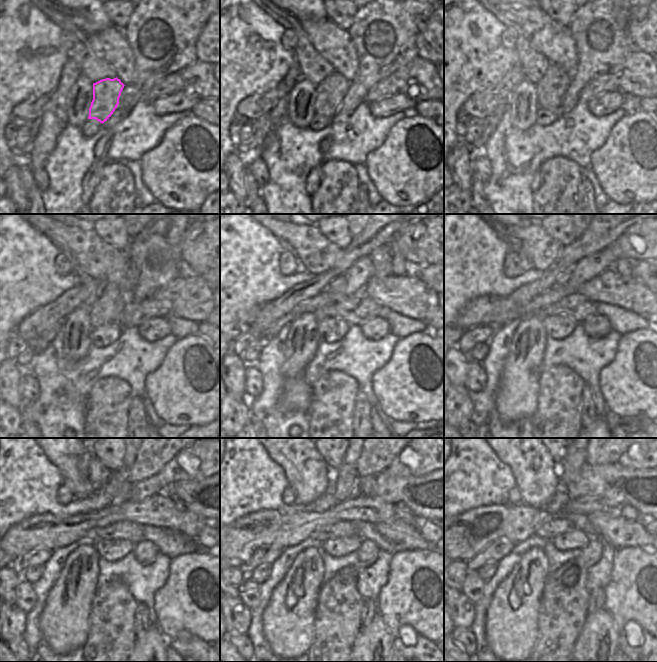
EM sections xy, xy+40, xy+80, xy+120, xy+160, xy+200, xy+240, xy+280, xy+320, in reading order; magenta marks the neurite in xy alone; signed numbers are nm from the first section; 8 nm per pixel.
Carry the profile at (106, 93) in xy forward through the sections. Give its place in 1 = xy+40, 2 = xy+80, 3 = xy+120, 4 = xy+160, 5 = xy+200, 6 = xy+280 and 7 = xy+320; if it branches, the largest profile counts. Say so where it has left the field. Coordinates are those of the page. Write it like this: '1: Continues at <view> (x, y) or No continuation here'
1: Continues at xy+40 (330, 92)
2: Continues at xy+80 (552, 88)
3: Continues at xy+120 (110, 302)
4: Continues at xy+160 (356, 277)
5: Continues at xy+200 (589, 267)
6: Continues at xy+280 (423, 458)
7: Continues at xy+320 (638, 458)

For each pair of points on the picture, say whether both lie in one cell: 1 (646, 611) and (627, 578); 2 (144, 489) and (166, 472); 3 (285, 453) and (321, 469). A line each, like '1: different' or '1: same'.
1: same
2: same
3: same

